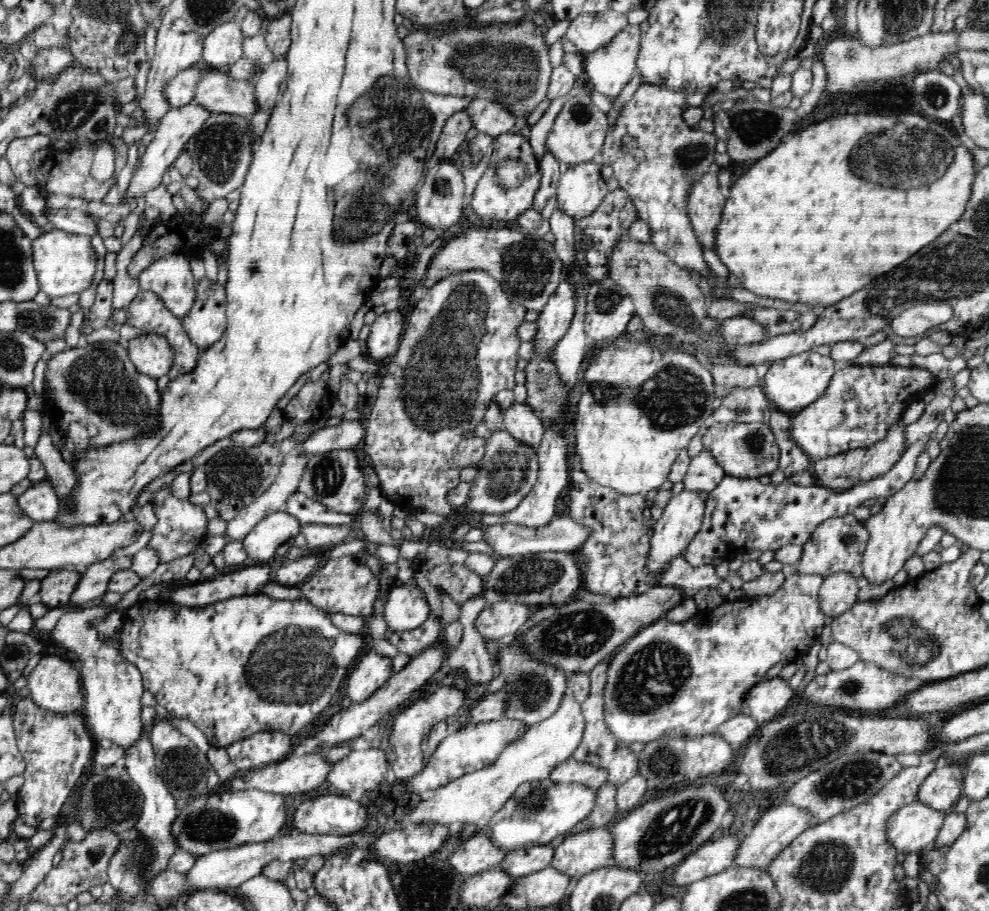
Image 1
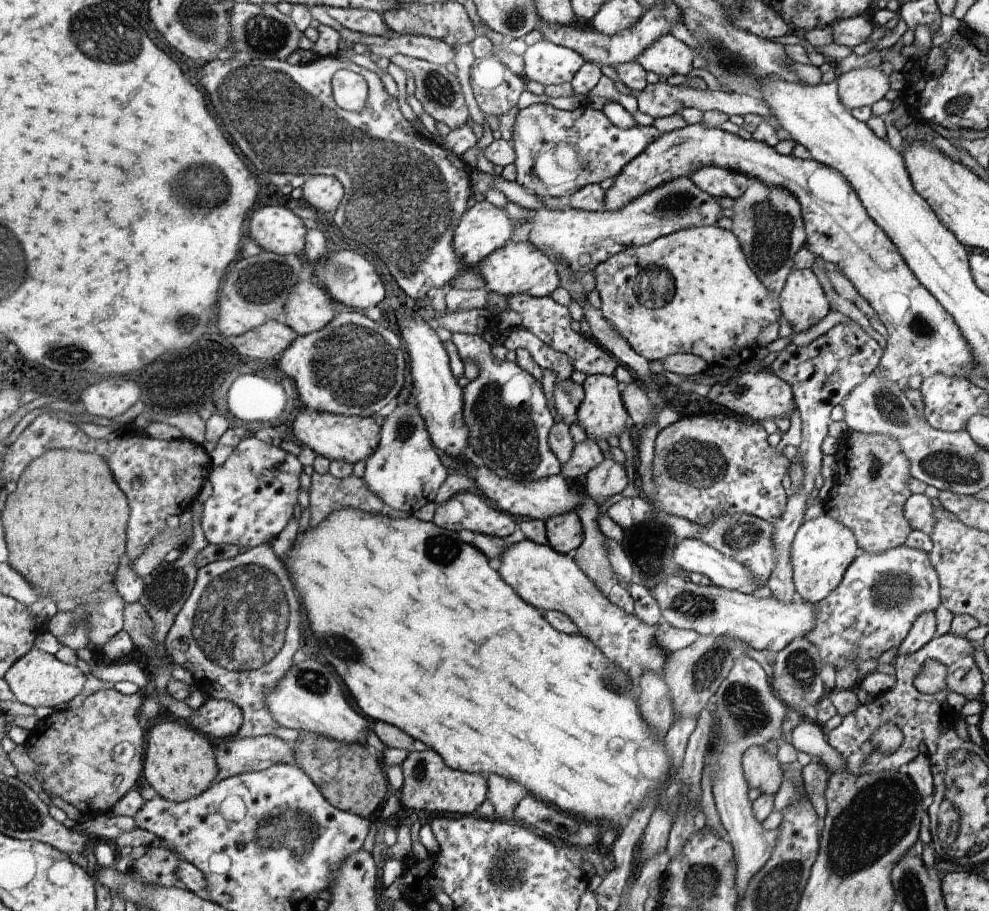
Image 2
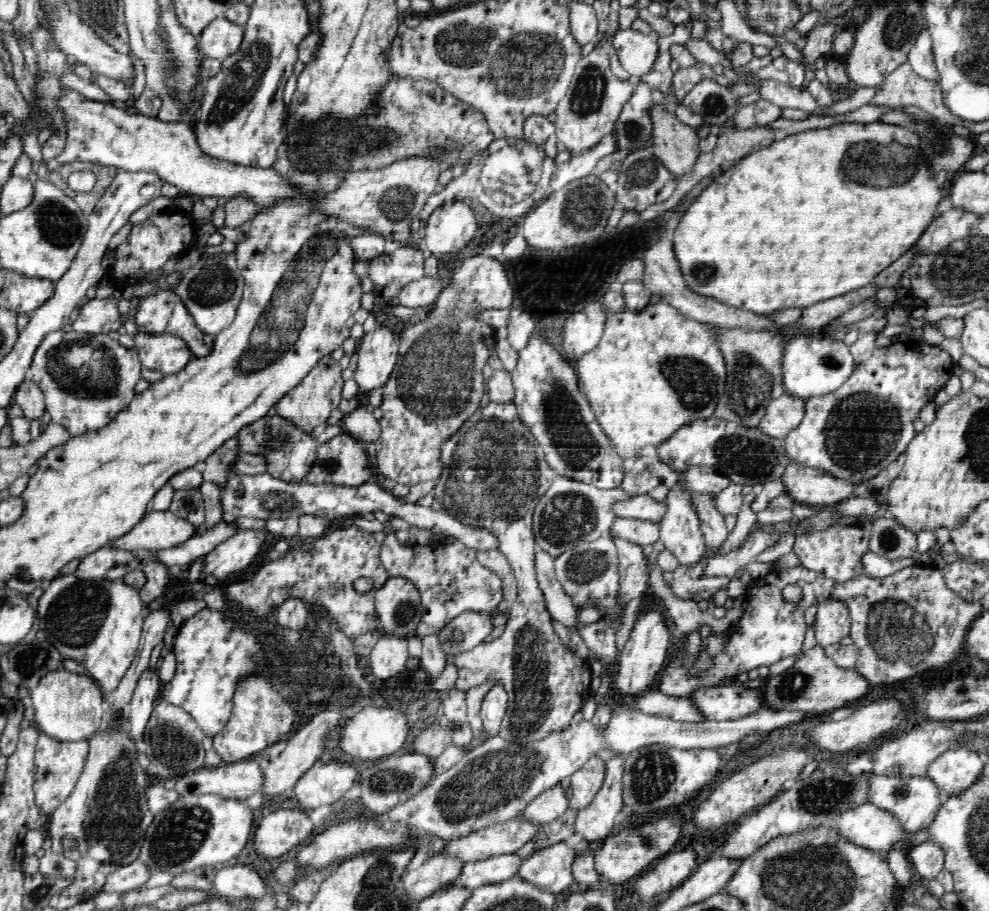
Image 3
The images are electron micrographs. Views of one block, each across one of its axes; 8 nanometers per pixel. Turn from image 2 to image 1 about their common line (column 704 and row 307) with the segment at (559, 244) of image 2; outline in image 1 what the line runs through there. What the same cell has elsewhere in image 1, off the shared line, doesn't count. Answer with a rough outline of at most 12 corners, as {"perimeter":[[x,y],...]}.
{"perimeter":[[208,278],[195,284],[183,327],[201,350],[226,330],[226,294]]}

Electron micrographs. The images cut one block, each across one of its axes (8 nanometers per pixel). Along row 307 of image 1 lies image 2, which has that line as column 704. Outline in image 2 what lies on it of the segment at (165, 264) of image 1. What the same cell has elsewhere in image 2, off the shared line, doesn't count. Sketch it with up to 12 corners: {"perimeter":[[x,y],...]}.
{"perimeter":[[716,166],[689,179],[713,198],[738,199],[749,177]]}

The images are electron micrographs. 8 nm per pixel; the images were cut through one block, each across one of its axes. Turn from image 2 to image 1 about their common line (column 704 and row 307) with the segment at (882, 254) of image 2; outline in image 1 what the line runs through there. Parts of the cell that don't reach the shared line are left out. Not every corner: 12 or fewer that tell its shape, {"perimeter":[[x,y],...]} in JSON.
{"perimeter":[[141,289],[126,324],[167,338],[180,374],[202,350],[155,292]]}

